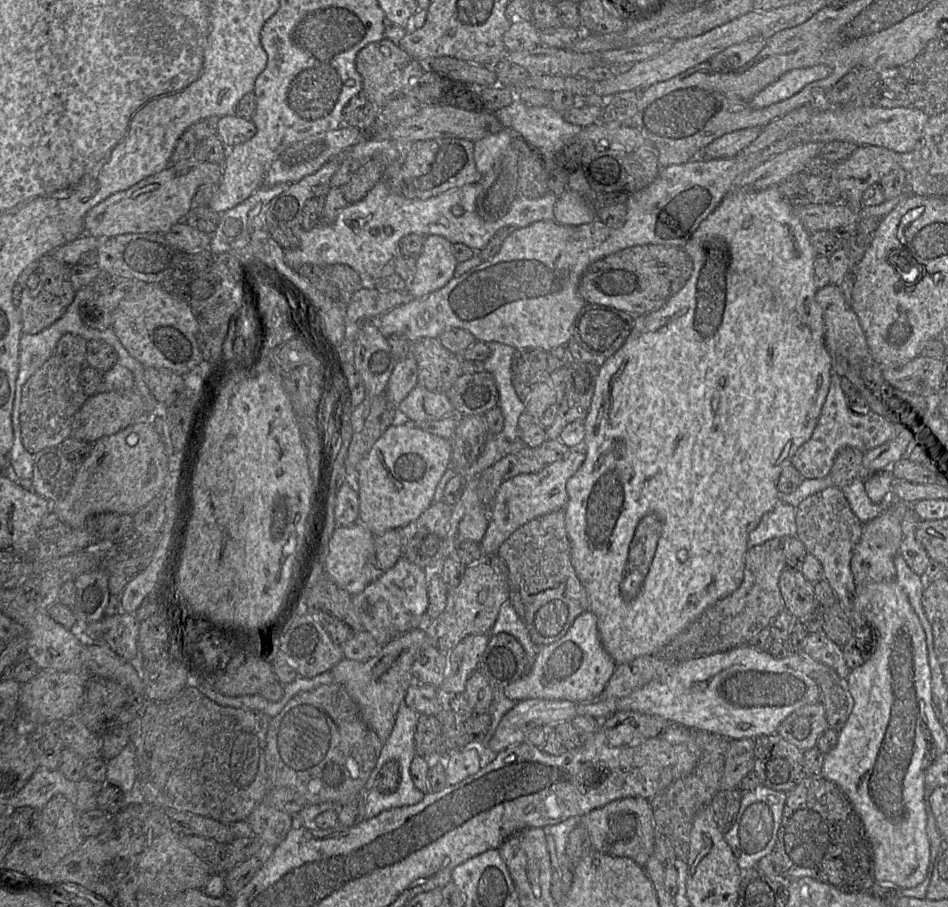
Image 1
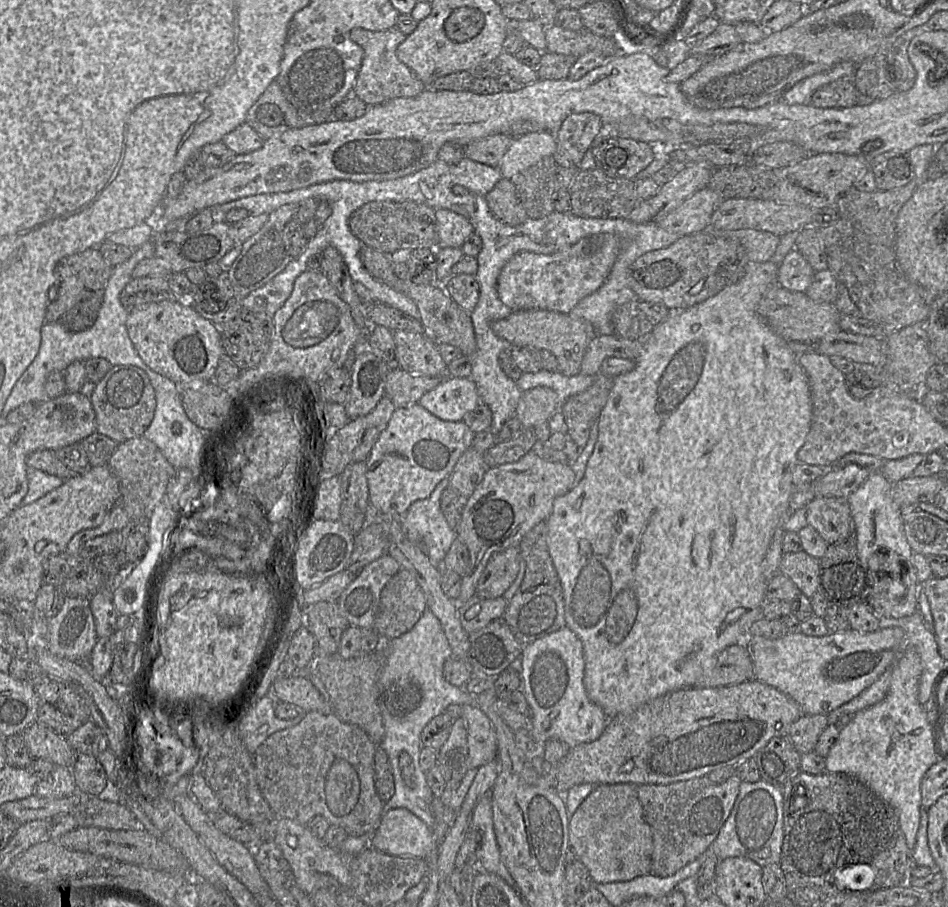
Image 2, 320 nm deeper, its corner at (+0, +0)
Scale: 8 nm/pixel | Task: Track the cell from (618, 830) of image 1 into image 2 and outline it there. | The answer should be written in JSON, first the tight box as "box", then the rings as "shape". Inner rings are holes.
{"box":[568,784,652,884],"shape":[[[599,784],[568,821],[569,848],[588,869],[594,884],[629,881],[651,873],[652,831],[644,819],[637,785]]]}

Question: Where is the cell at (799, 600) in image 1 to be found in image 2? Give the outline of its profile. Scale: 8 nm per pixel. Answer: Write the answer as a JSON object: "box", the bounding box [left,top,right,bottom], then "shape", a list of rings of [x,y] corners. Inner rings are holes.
{"box":[779,550,820,598],"shape":[[[804,550],[785,553],[779,565],[779,572],[788,576],[806,597],[812,598],[819,592],[820,561]]]}

